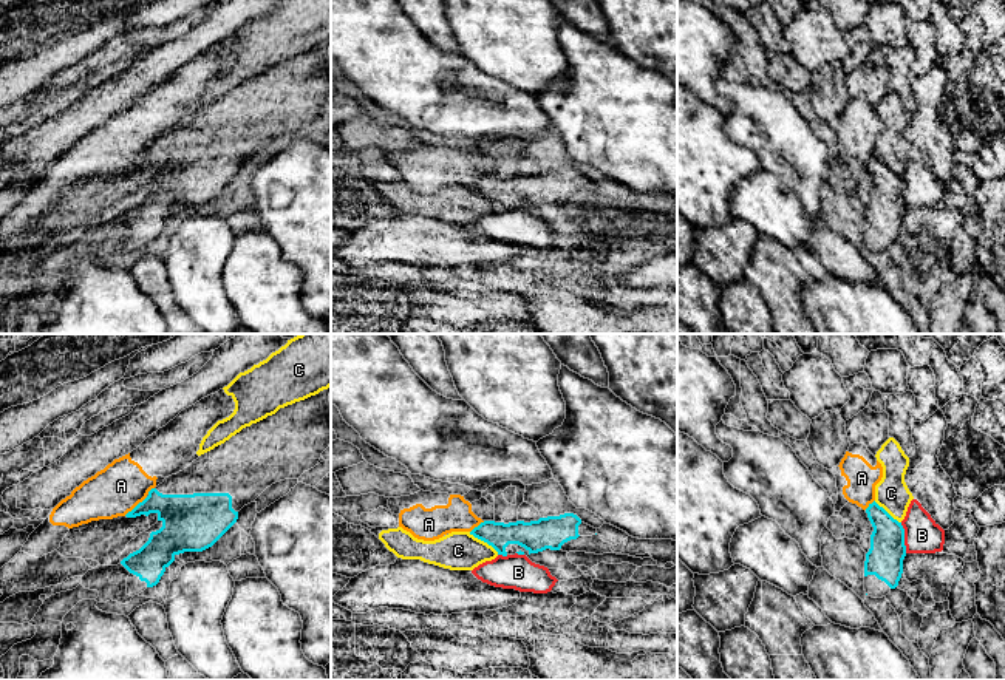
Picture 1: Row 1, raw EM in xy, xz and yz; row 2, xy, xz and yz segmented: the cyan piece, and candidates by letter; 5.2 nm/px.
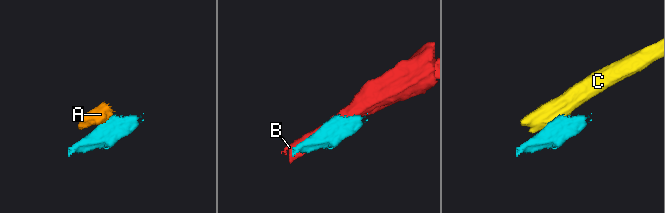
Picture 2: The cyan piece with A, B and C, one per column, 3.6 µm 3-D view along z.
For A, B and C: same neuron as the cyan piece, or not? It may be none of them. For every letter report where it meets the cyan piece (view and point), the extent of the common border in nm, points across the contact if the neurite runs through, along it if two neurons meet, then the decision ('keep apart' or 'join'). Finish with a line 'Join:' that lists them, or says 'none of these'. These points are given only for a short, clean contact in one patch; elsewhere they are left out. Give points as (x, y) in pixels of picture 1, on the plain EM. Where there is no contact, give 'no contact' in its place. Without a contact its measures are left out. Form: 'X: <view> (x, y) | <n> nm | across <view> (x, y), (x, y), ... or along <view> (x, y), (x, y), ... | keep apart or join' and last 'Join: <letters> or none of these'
A: xy (136, 159) | 160 nm | along xy (147, 150), (124, 169) | keep apart
B: yz (903, 192) | 160 nm | keep apart
C: xz (484, 195) | 200 nm | along xz (469, 186), (486, 195), (498, 207) | keep apart
Join: none of these

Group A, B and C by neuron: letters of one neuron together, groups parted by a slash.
A / B / C

